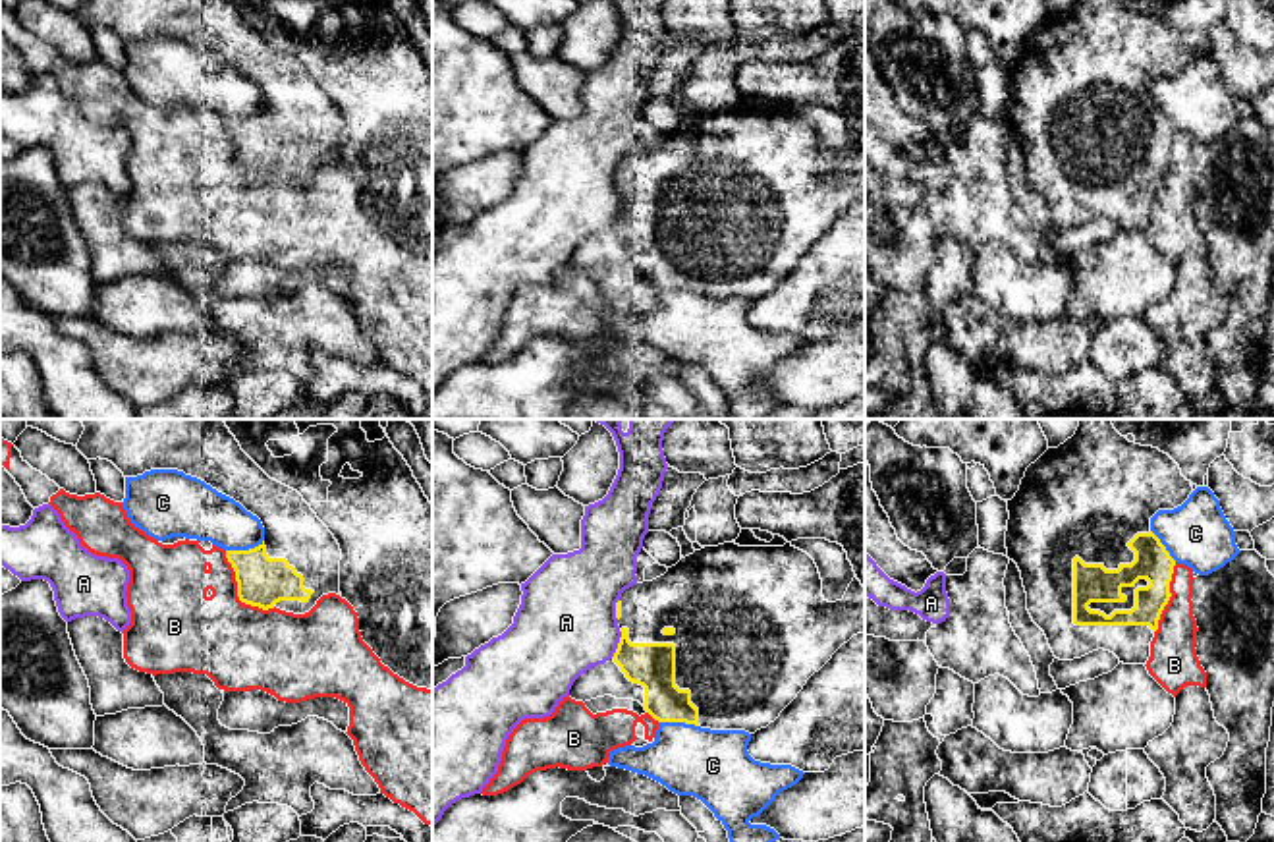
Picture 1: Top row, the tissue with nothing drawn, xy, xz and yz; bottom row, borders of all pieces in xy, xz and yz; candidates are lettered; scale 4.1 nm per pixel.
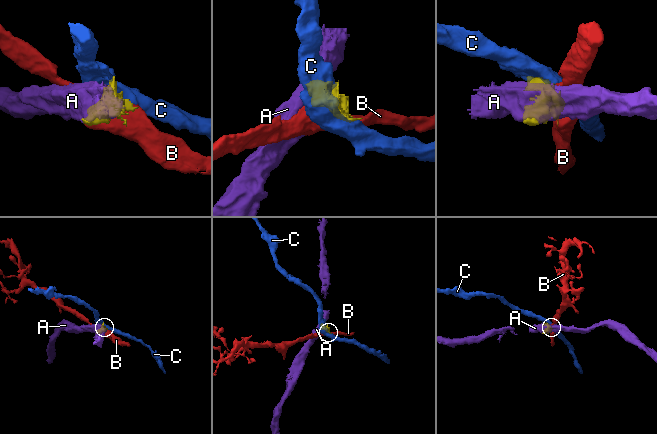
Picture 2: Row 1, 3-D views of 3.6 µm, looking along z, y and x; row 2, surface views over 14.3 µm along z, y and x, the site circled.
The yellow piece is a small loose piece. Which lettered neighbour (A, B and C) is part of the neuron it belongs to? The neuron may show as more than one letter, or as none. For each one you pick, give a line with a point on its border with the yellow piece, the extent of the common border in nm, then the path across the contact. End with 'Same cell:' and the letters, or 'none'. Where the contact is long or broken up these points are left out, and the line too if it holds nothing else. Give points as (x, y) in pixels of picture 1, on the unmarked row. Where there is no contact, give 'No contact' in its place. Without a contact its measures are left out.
Same cell: none

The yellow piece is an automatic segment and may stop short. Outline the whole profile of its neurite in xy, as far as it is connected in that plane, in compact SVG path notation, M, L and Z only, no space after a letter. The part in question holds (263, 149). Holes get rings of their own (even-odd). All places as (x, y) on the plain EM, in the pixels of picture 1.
M83 0L77 17L87 27L108 27L124 44L151 37L178 37L239 70L264 95L264 108L249 118L226 118L235 139L241 170L263 178L309 180L322 162L340 160L342 118L328 95L303 64L270 46L239 14L232 0Z

